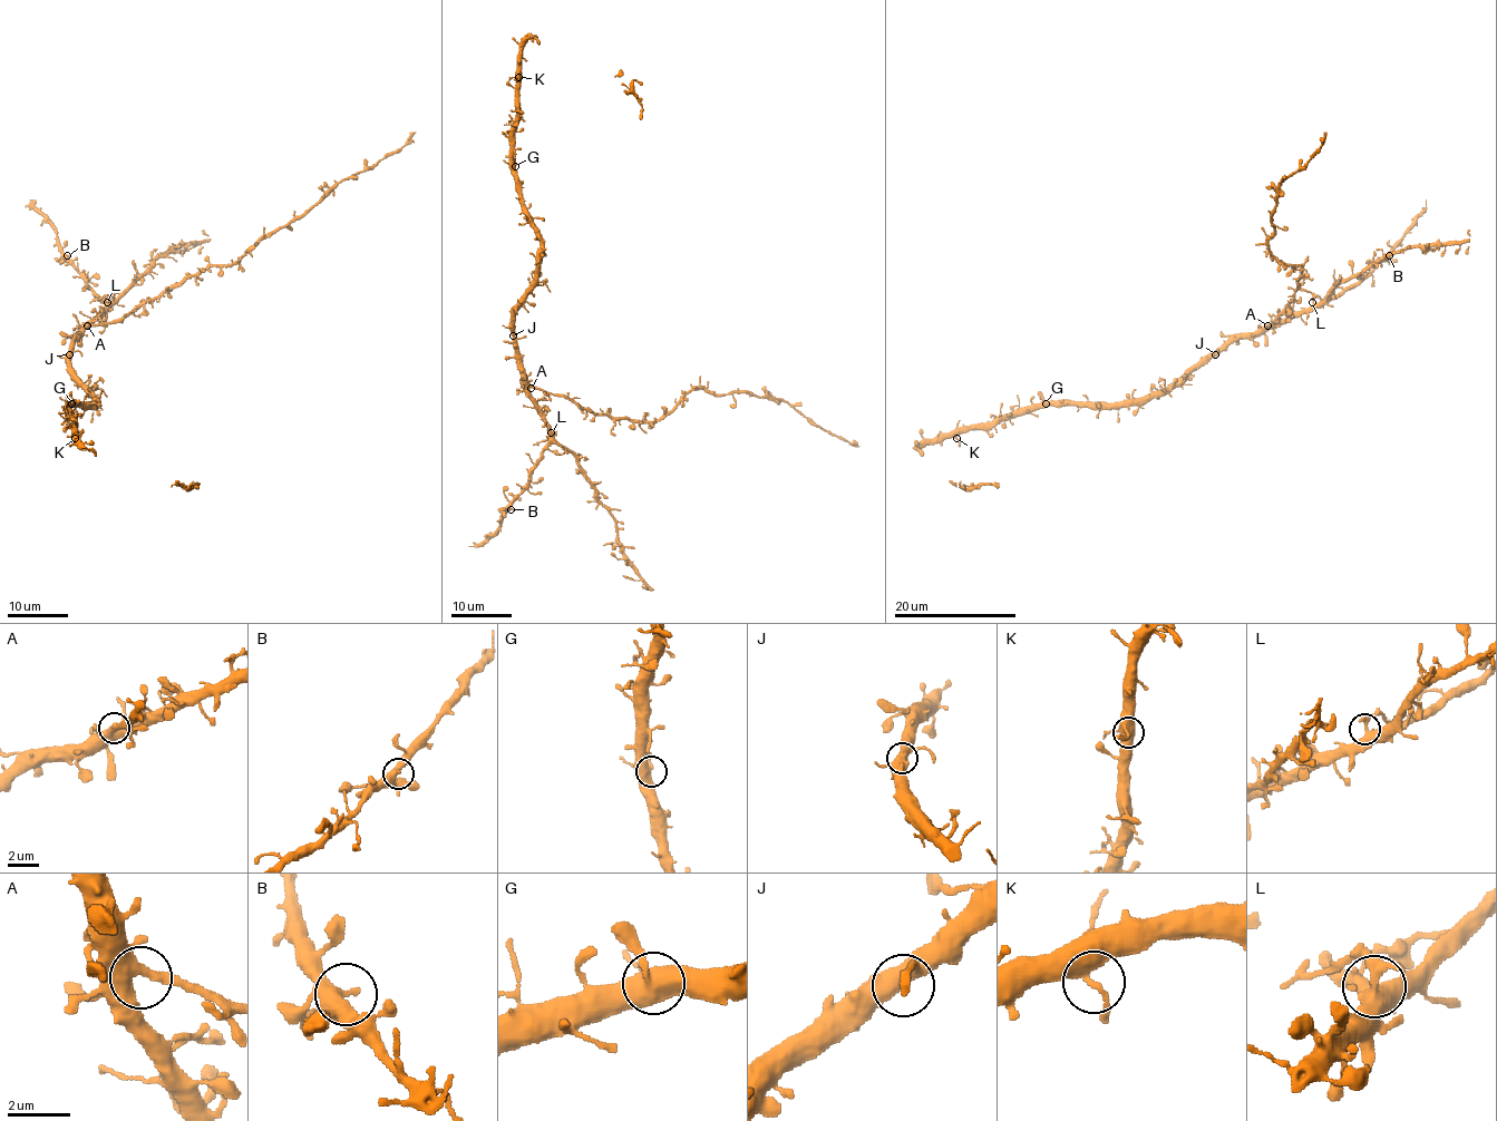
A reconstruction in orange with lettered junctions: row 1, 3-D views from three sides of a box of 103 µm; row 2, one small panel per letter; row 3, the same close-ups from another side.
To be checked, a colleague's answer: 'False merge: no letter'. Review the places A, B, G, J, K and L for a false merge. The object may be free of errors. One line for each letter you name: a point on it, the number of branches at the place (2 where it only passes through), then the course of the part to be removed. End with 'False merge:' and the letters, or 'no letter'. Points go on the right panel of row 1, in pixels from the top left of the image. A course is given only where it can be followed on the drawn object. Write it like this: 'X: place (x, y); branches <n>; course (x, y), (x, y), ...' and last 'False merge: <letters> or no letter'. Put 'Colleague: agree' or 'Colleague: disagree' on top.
Colleague: disagree
L: place (1312, 302); branches 3
False merge: L

